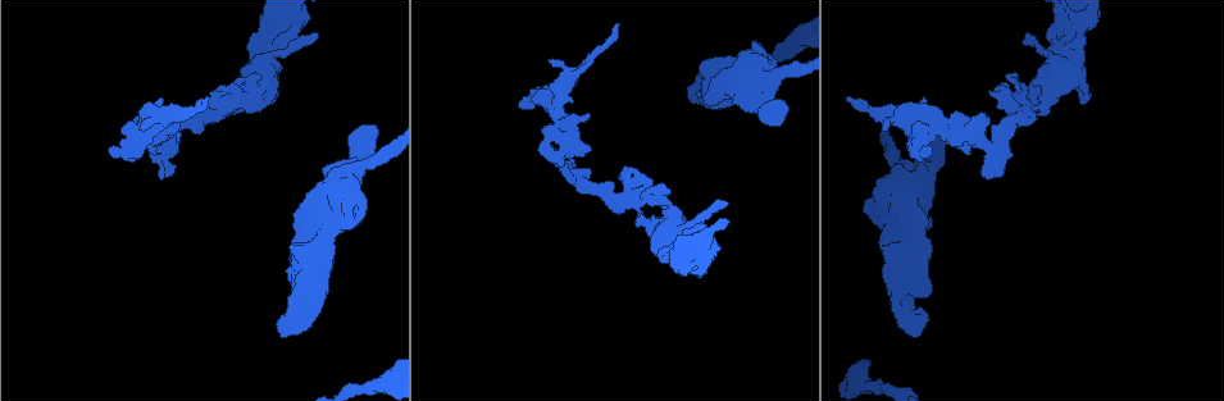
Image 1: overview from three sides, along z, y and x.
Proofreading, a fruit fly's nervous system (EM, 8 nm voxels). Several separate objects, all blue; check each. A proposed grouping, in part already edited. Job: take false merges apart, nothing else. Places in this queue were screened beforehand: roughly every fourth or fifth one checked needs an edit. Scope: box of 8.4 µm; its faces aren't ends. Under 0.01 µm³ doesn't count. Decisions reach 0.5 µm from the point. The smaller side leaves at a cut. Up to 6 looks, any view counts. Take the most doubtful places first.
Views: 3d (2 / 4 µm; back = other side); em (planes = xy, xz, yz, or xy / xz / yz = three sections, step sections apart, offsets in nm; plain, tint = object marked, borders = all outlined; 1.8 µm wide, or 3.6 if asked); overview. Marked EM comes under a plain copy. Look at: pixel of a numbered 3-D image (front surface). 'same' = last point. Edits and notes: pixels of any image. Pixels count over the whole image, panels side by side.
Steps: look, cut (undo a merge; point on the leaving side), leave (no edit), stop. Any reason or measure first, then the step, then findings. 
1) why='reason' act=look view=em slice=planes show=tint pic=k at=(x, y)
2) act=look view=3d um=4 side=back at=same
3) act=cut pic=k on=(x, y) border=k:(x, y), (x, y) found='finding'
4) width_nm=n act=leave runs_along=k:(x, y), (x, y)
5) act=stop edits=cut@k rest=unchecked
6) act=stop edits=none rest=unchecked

why='sharp bend' act=look view=3d um=2 pic=1 at=(654, 197)

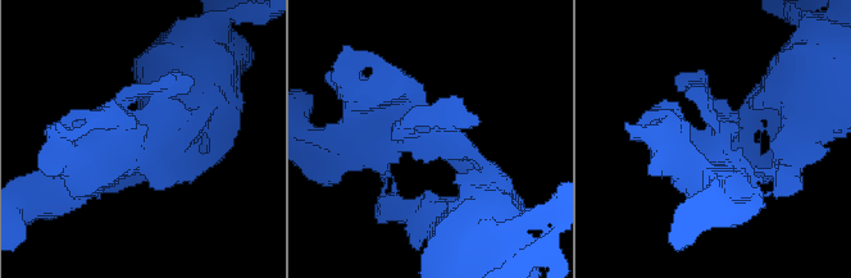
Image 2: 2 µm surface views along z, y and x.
why='now the EM' act=look view=em slice=yz step=4 show=tint pic=2 at=(419, 130)

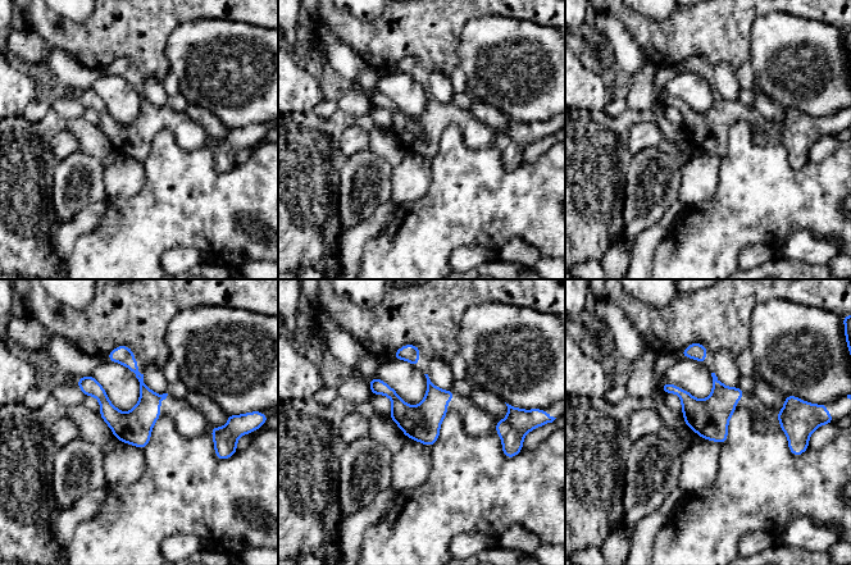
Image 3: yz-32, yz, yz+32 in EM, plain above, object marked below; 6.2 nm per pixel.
why='cut it another way' act=look view=em slice=planes show=tint at=same

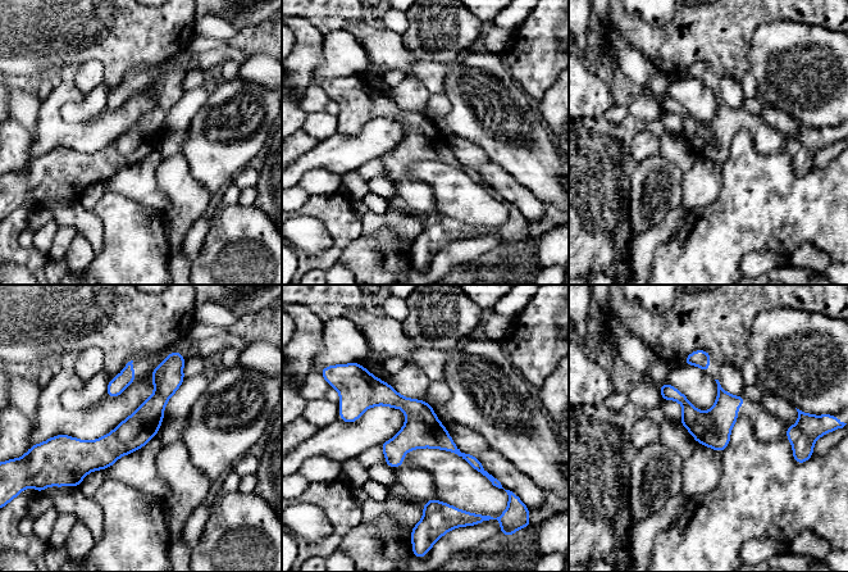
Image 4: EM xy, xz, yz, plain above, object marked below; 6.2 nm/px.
act=leave runs_along=4:(179, 364), (118, 443), (63, 443) found='one neuron here'

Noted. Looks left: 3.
why='touches itself' act=look view=em um=3.6 slice=planes show=tint pic=1 at=(1073, 27)

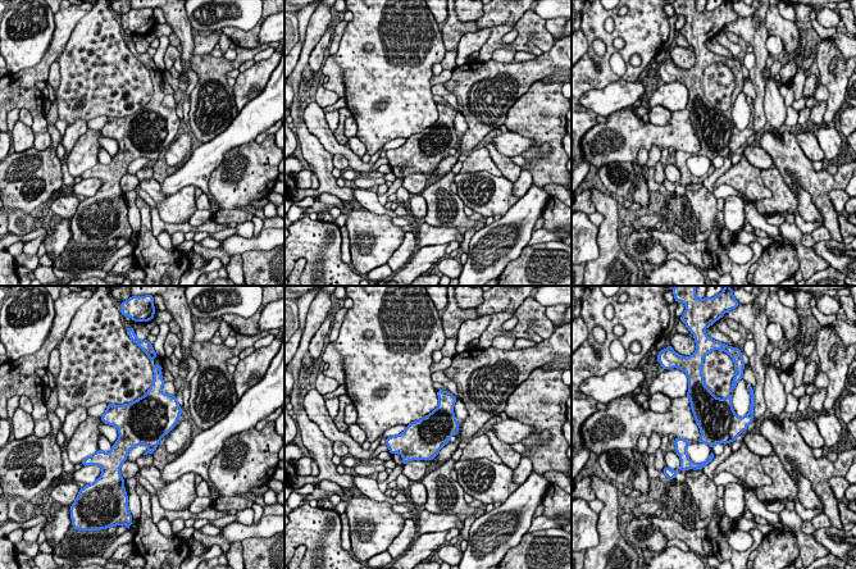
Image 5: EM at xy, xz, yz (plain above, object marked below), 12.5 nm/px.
act=leave found='one neuron here'

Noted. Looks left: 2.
act=stop edits=none rest=unchecked

